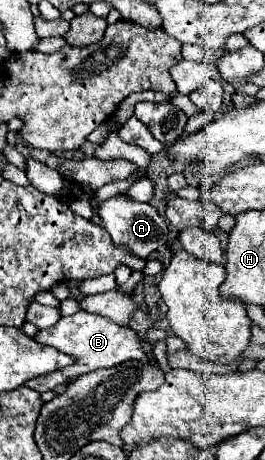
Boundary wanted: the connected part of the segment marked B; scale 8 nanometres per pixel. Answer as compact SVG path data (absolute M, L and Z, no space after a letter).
M79 311L79 313L69 315L69 317L61 317L59 323L55 323L55 327L39 331L33 339L37 343L51 345L57 351L61 351L65 355L71 355L75 359L75 363L69 365L69 367L57 369L53 373L47 373L47 375L41 375L41 377L35 377L35 379L29 379L25 383L29 389L35 389L39 393L51 391L57 385L67 383L69 379L75 379L75 377L79 377L83 373L97 371L97 369L109 369L109 367L115 367L115 365L119 365L123 361L129 361L129 359L147 361L147 355L145 355L145 351L141 349L141 343L139 343L139 335L133 329L121 327L115 321L107 319L107 317L85 313L85 311Z

